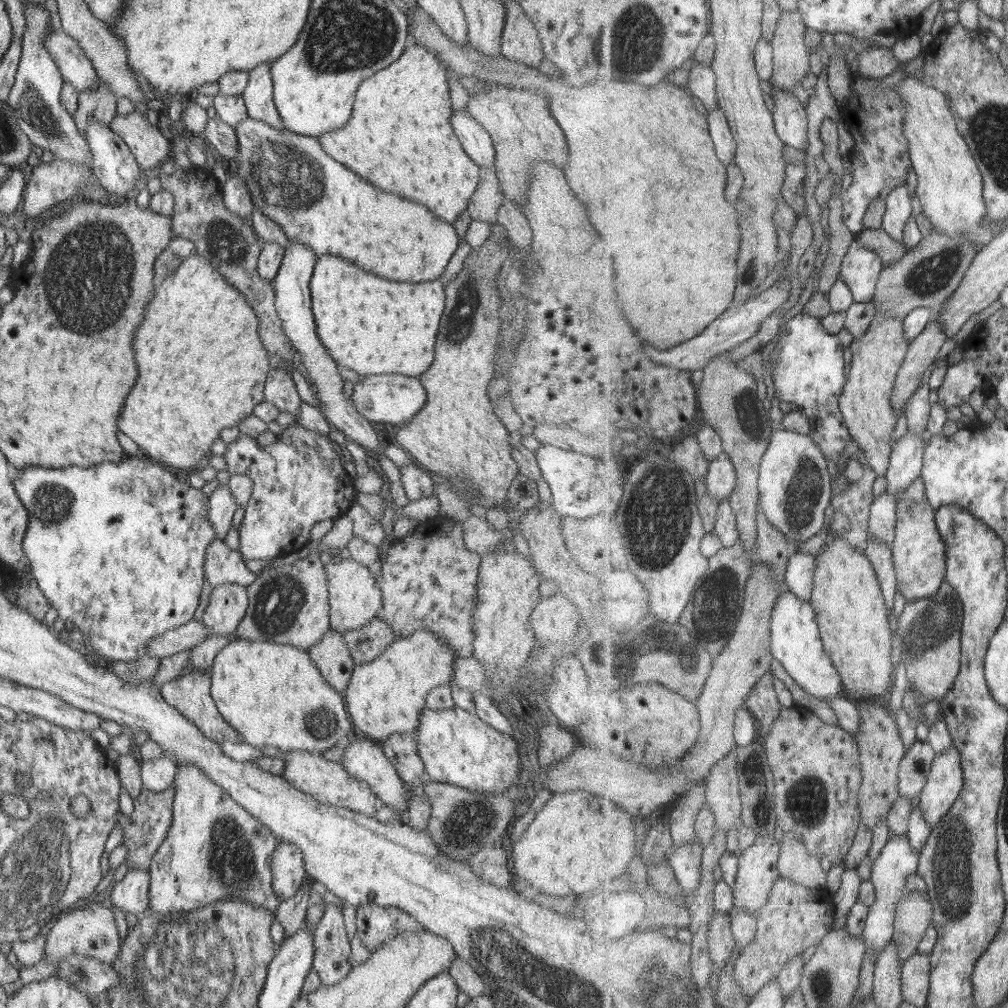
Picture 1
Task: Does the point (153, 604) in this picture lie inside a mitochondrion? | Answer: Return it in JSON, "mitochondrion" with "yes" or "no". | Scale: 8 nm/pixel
{"mitochondrion":"yes"}

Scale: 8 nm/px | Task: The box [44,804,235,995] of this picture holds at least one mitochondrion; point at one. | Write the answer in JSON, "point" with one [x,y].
{"point":[73,975]}

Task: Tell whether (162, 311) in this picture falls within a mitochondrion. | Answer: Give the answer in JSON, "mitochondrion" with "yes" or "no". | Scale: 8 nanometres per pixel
{"mitochondrion":"no"}

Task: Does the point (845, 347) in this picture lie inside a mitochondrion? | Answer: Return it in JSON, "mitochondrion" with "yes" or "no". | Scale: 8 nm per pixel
{"mitochondrion":"no"}

